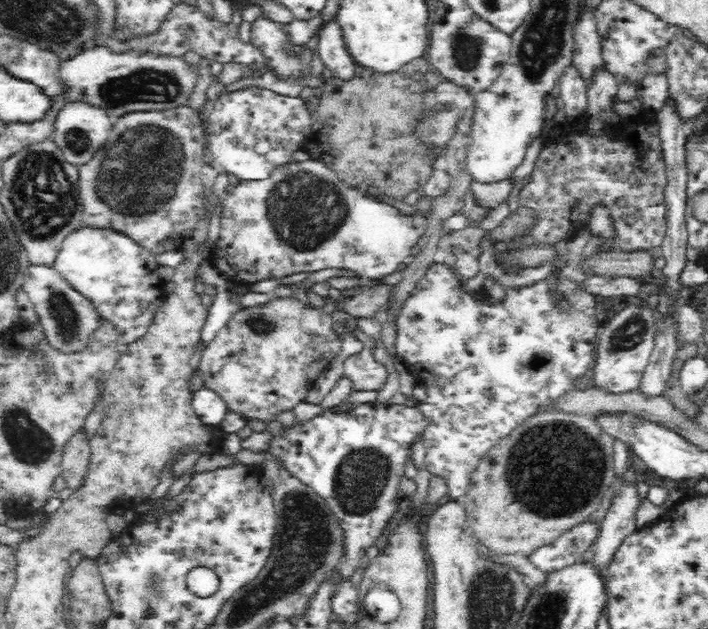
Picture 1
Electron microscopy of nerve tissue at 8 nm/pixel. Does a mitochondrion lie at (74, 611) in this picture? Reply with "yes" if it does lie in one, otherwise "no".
no

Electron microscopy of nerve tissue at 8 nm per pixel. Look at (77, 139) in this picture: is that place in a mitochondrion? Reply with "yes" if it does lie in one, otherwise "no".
yes

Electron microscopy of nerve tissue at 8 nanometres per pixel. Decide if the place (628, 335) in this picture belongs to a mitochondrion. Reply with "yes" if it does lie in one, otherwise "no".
yes

